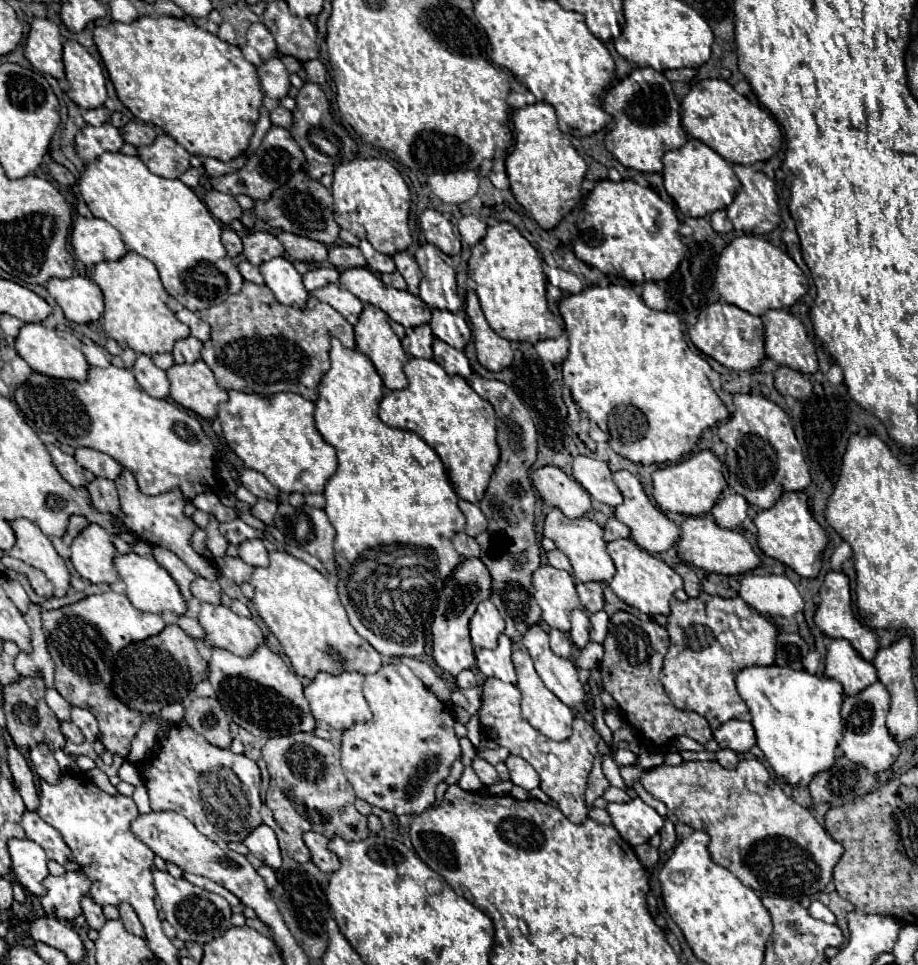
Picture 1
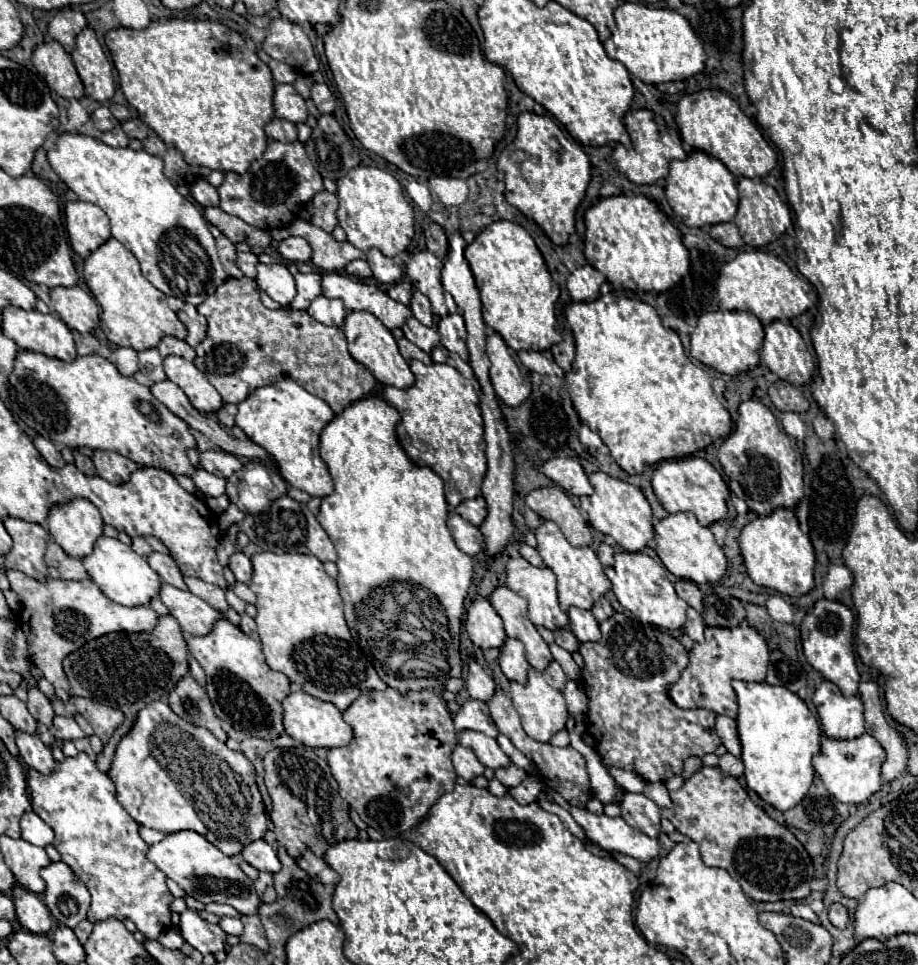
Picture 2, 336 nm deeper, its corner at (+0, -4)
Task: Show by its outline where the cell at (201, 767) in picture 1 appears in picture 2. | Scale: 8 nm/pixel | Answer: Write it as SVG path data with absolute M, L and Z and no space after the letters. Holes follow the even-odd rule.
M153 701L141 709L133 729L117 745L117 753L107 775L117 787L117 799L135 821L163 833L183 829L197 831L229 857L241 853L241 849L251 841L263 839L267 831L267 813L255 783L253 763L241 751L227 749L227 745L215 739L209 729L195 727L177 717L167 703Z

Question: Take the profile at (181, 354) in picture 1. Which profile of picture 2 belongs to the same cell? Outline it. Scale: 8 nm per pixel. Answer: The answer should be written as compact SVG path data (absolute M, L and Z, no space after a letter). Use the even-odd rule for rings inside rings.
M163 337L161 339L161 345L157 347L161 357L169 357L169 355L179 355L187 361L193 361L195 359L195 349L189 347L185 341L181 339L175 339L175 337Z

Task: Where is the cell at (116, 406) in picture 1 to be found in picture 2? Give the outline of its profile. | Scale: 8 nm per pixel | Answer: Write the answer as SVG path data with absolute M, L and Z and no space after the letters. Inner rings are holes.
M19 351L15 369L9 375L9 383L13 387L11 411L31 429L35 429L45 439L49 437L55 443L67 445L71 449L91 447L91 449L107 449L117 451L123 457L129 457L141 467L159 467L173 475L195 475L195 467L189 463L187 451L197 449L197 441L189 429L189 425L171 413L161 401L157 401L149 387L139 385L133 377L125 377L117 371L117 367L101 355L77 357L71 363L51 359L41 353Z

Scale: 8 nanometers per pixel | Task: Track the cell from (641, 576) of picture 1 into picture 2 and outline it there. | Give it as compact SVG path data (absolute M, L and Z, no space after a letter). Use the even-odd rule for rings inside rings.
M617 551L615 563L605 569L605 575L613 583L613 593L621 607L633 613L633 617L647 621L661 629L681 629L685 623L687 603L675 593L673 581L667 577L667 569L661 561L645 555L645 553L629 553Z

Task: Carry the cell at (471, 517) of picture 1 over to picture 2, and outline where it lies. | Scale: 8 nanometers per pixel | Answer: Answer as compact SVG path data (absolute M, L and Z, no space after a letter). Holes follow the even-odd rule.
M475 497L475 499L467 499L463 503L459 503L455 507L455 513L459 513L463 519L467 519L471 525L479 527L487 515L487 507L485 507L485 499L483 497Z

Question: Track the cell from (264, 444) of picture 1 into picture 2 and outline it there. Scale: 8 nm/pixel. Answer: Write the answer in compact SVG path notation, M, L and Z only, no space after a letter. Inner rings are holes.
M283 379L279 385L255 389L237 407L239 411L235 415L235 425L273 457L281 477L291 487L297 487L313 497L327 497L333 493L331 475L319 457L319 433L335 413L323 399L307 393L293 379Z

